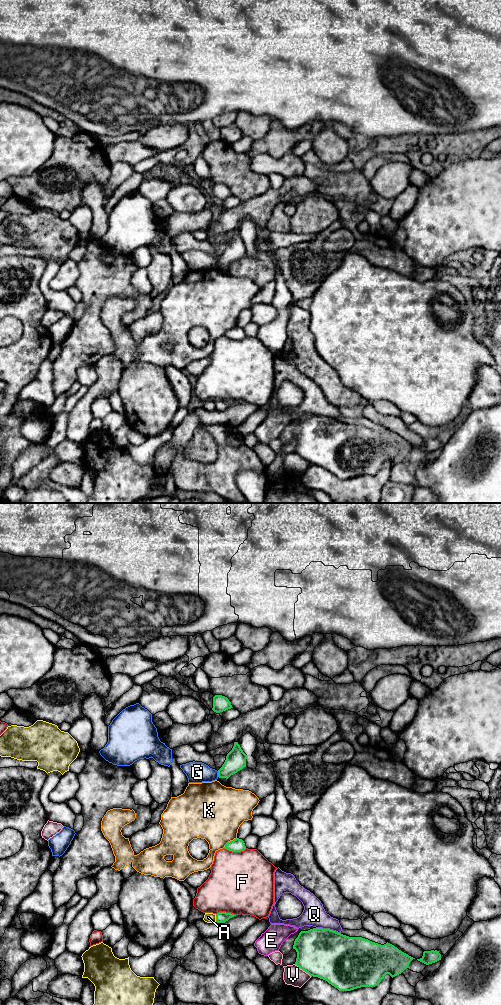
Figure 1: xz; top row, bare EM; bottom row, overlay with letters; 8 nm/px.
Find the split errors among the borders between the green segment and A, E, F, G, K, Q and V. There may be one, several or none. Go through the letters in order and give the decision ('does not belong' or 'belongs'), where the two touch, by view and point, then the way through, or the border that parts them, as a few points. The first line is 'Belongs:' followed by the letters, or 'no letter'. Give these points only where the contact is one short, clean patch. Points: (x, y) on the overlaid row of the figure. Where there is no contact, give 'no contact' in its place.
Belongs: no letter
A: does not belong; contact xz (216, 918)
E: does not belong; no contact
F: does not belong; contact xz (235, 851)
G: does not belong; contact xz (218, 774); border xz (217, 771), (218, 776)
K: does not belong; contact xz (230, 841)
Q: does not belong; contact xz (328, 929)
V: does not belong; contact xz (303, 970)

